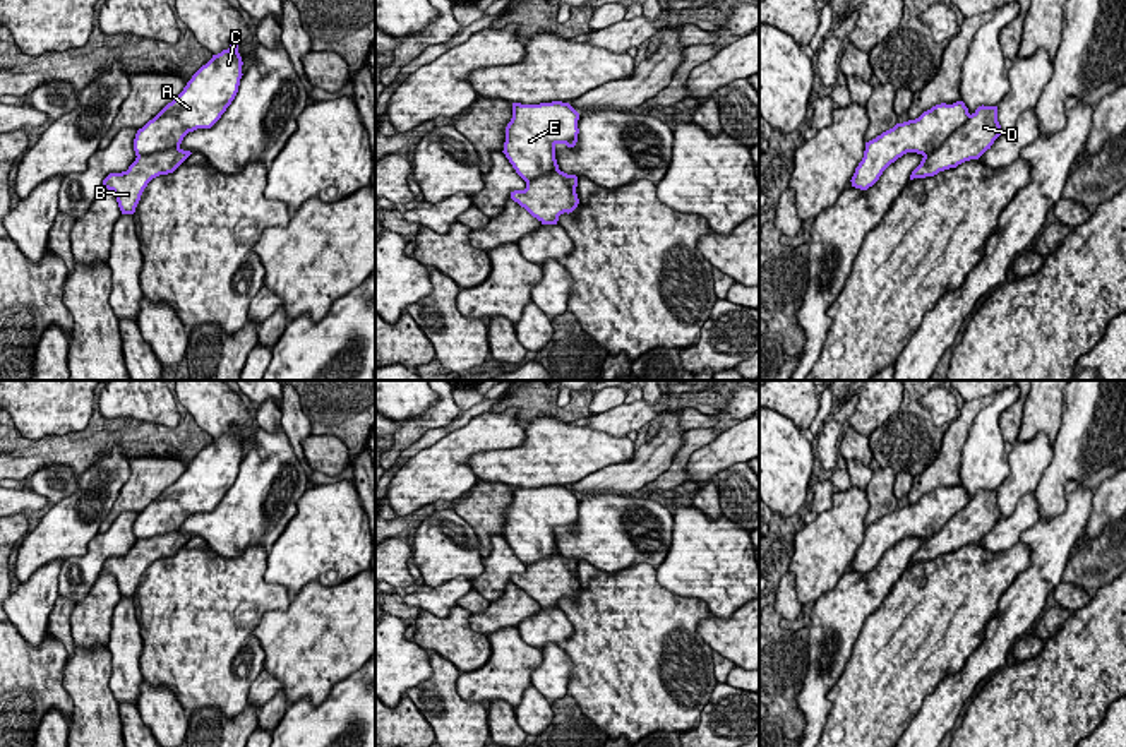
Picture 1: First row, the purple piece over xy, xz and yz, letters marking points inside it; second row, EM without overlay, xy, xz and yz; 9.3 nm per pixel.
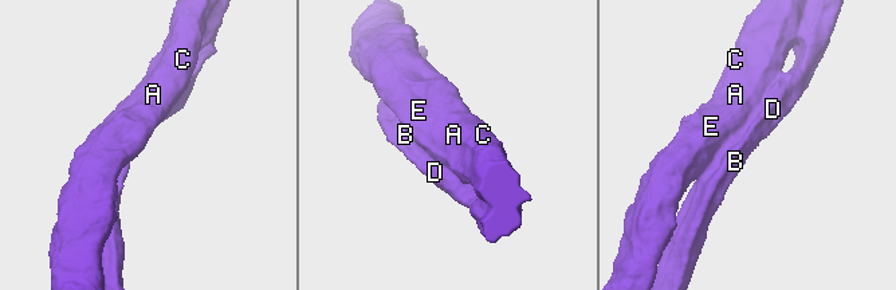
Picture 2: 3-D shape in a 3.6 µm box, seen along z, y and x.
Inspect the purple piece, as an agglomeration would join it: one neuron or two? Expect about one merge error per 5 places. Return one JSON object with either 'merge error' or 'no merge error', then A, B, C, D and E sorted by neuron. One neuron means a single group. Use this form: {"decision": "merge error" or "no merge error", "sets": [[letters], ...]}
{"decision": "merge error", "sets": [["A", "C", "E"], ["B", "D"]]}

